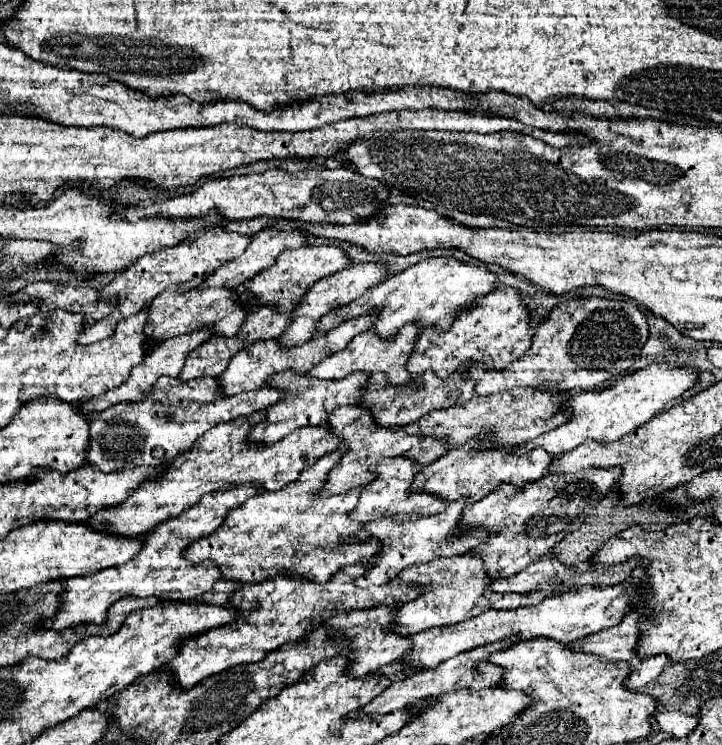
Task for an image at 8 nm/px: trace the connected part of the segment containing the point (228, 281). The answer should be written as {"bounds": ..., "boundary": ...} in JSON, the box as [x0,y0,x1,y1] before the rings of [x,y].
{"bounds":[205,226,305,286],"boundary":[[[269,226],[267,230],[261,230],[253,236],[247,250],[215,270],[207,280],[205,286],[239,286],[247,280],[251,280],[255,274],[265,270],[267,266],[273,266],[275,258],[283,250],[293,250],[299,246],[305,246],[305,234],[303,230],[279,230],[275,226]]]}

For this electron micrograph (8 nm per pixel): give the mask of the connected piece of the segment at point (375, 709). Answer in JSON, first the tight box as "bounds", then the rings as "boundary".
{"bounds":[363,638,521,714],"boundary":[[[505,638],[503,642],[493,642],[491,646],[479,646],[479,650],[467,650],[467,654],[457,654],[455,658],[441,662],[435,670],[419,670],[401,682],[393,682],[383,694],[379,694],[371,704],[367,704],[363,708],[363,712],[389,714],[393,710],[413,704],[419,698],[439,696],[439,694],[445,694],[451,690],[461,690],[461,688],[473,688],[473,690],[491,688],[491,686],[495,686],[495,682],[499,682],[499,678],[503,678],[503,670],[499,670],[499,666],[483,666],[483,670],[479,670],[479,674],[475,674],[475,670],[471,670],[471,666],[475,666],[475,662],[483,662],[483,658],[487,658],[487,654],[495,654],[497,650],[507,650],[507,646],[513,646],[517,642],[521,642],[521,638]]]}

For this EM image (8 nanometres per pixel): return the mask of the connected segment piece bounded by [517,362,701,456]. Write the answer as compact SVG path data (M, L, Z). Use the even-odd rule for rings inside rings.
M653 362L643 370L635 370L633 374L617 378L613 384L609 384L605 388L573 394L567 402L567 408L573 410L573 418L567 424L557 426L555 430L549 430L545 434L541 434L539 438L523 444L517 450L517 454L529 452L533 448L543 448L549 454L557 456L557 454L565 454L565 452L573 450L575 446L583 444L585 440L601 440L601 442L621 440L625 434L637 430L639 426L649 422L659 412L663 412L663 410L671 408L675 402L683 400L683 396L687 396L695 388L699 376L701 374L693 366L675 368L669 362Z

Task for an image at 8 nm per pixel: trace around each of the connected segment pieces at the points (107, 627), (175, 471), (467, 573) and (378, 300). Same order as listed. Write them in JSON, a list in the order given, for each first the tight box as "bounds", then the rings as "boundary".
[{"bounds":[83,596,143,636],"boundary":[[[127,596],[123,600],[117,600],[111,606],[111,610],[109,610],[109,614],[107,614],[107,618],[105,618],[103,624],[85,624],[83,626],[83,636],[85,634],[87,636],[109,636],[109,634],[115,634],[119,630],[119,626],[125,622],[125,616],[131,610],[139,608],[139,606],[143,606],[143,602],[139,604],[139,600],[131,598],[131,596]]]},{"bounds":[91,418,343,538],"boundary":[[[235,418],[235,422],[223,422],[221,426],[213,426],[207,434],[195,440],[195,446],[191,450],[179,454],[179,458],[171,462],[169,470],[163,476],[149,478],[125,502],[107,510],[99,510],[95,516],[91,516],[91,526],[133,538],[149,532],[159,522],[175,518],[183,510],[189,510],[195,500],[209,492],[225,490],[247,482],[253,482],[255,486],[265,490],[279,490],[289,482],[295,482],[301,470],[311,466],[311,462],[317,462],[319,458],[337,450],[343,444],[343,438],[335,438],[335,434],[331,434],[331,430],[327,430],[327,426],[323,424],[311,426],[309,430],[295,430],[293,434],[285,436],[281,442],[275,444],[255,444],[249,440],[255,424],[257,422],[253,420]]]},{"bounds":[391,550,551,636],"boundary":[[[473,550],[461,556],[451,556],[451,558],[435,558],[435,562],[429,564],[419,564],[419,566],[409,566],[399,574],[397,578],[391,580],[393,584],[403,584],[403,582],[413,582],[413,584],[431,584],[431,590],[423,592],[419,598],[413,602],[407,602],[405,606],[399,608],[395,616],[395,626],[391,632],[403,634],[403,636],[413,636],[417,632],[435,628],[435,626],[451,626],[455,622],[463,622],[469,618],[475,618],[487,610],[503,610],[503,608],[519,608],[519,606],[531,606],[539,604],[543,598],[551,596],[549,590],[539,590],[535,594],[499,594],[491,590],[491,582],[487,578],[487,572],[483,570],[483,560],[479,554]]]},{"bounds":[319,256,499,338],"boundary":[[[435,256],[435,258],[423,258],[421,262],[409,266],[401,274],[395,274],[387,280],[383,280],[379,286],[367,290],[361,298],[335,308],[333,312],[327,312],[319,320],[319,332],[327,332],[335,326],[339,326],[345,320],[363,316],[371,312],[373,308],[379,308],[379,316],[375,324],[371,326],[379,336],[389,338],[397,334],[397,330],[407,324],[407,322],[417,322],[419,326],[439,326],[441,330],[447,330],[451,326],[451,320],[455,314],[461,314],[475,298],[483,298],[483,294],[491,292],[499,284],[497,274],[491,272],[483,264],[467,264],[459,258],[449,258],[449,256]]]}]

